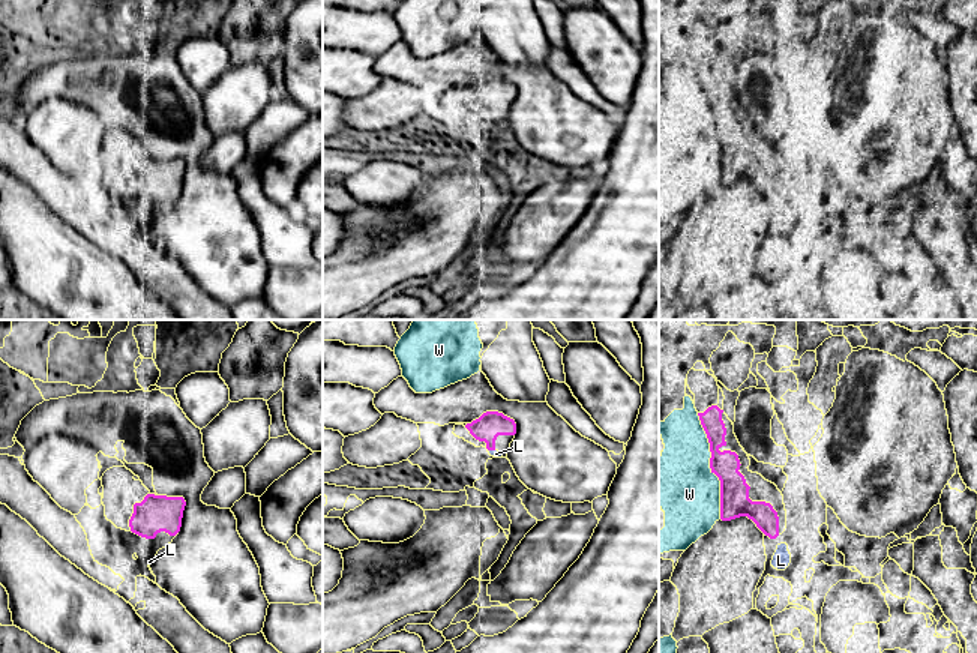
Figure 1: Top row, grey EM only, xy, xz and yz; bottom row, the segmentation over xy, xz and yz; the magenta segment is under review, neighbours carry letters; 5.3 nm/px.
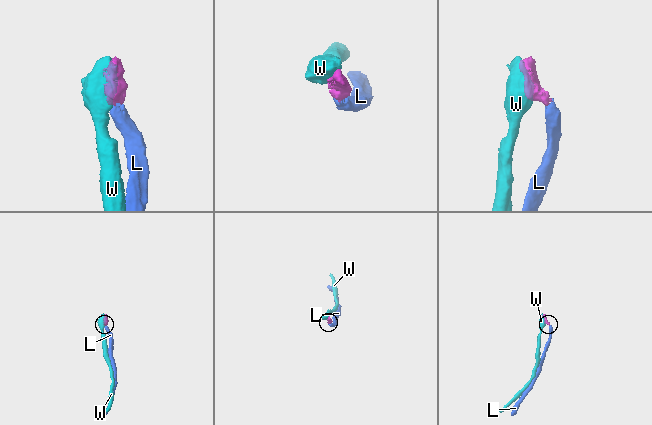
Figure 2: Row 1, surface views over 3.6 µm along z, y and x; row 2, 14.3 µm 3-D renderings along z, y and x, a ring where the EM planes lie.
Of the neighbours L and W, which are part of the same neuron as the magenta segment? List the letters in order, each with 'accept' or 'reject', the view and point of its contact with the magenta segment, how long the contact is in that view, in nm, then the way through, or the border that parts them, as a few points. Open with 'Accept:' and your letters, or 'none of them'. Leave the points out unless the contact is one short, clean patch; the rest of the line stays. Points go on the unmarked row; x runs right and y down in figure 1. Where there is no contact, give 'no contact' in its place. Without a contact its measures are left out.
Accept: L
L: accept | xz (491, 113) | 40 nm | across xz (490, 89), (491, 113), (496, 117)
W: reject | yz (710, 129) | 600 nm

